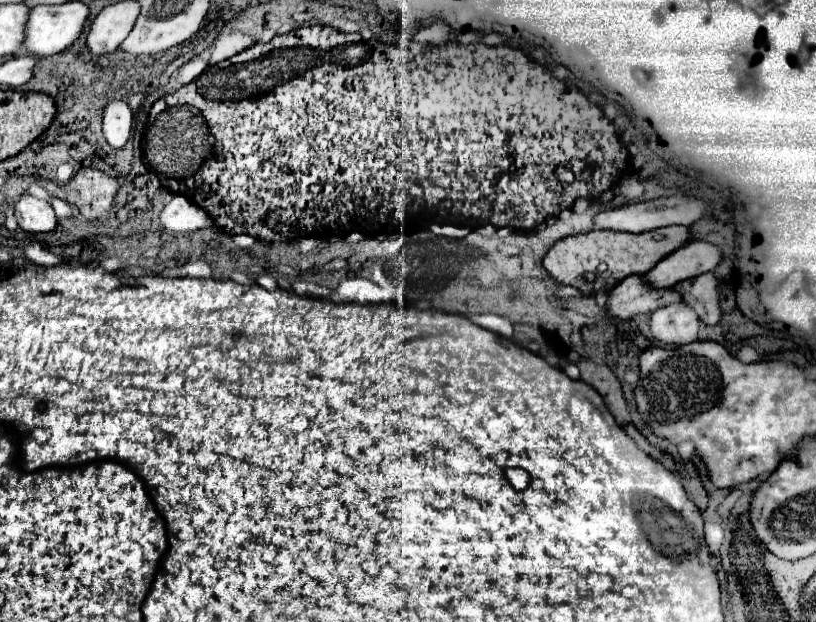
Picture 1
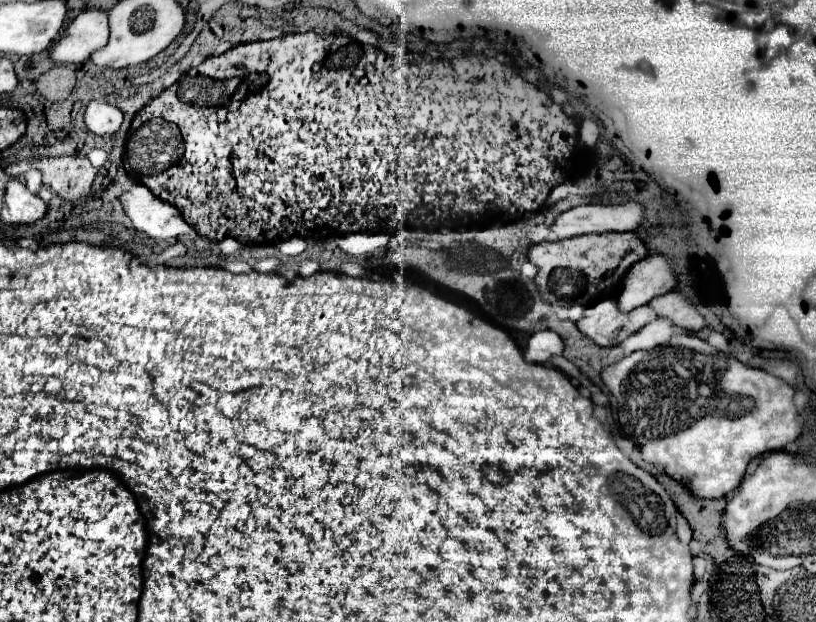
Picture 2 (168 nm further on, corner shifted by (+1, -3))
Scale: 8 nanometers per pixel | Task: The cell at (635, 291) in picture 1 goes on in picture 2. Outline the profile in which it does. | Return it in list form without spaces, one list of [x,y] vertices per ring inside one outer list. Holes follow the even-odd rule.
[[[605,299],[583,311],[583,317],[577,321],[577,329],[593,343],[611,347],[619,345],[623,339],[637,333],[641,327],[655,319],[657,315],[653,309],[649,309],[649,305],[623,313],[613,299]]]

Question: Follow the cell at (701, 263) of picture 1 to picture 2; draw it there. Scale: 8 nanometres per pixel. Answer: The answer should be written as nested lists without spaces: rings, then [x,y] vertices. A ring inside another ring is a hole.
[[[653,255],[635,263],[627,269],[627,277],[623,277],[623,287],[617,297],[617,305],[621,311],[631,311],[641,305],[647,305],[651,299],[669,293],[675,287],[677,279],[671,275],[671,267],[665,257]]]

